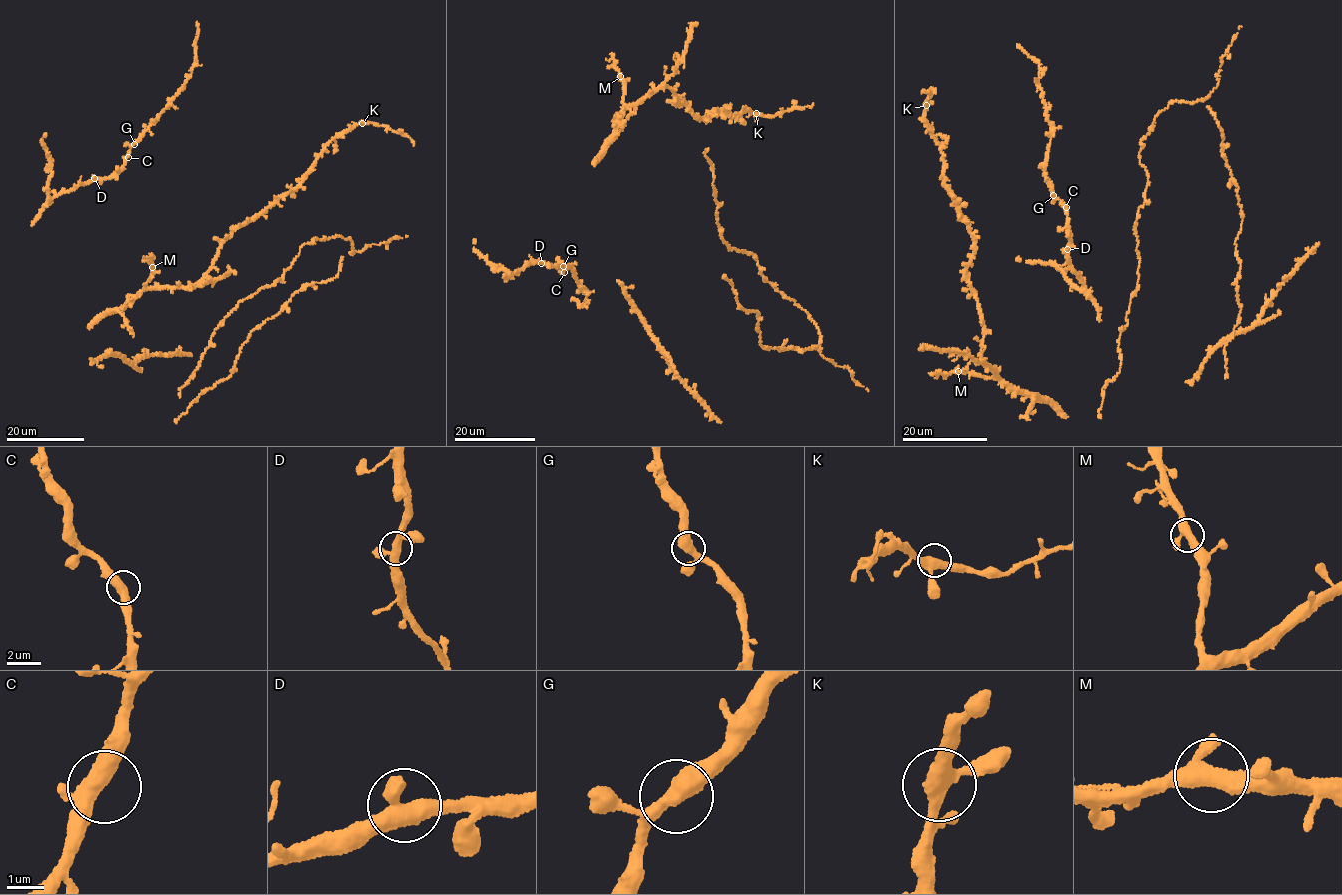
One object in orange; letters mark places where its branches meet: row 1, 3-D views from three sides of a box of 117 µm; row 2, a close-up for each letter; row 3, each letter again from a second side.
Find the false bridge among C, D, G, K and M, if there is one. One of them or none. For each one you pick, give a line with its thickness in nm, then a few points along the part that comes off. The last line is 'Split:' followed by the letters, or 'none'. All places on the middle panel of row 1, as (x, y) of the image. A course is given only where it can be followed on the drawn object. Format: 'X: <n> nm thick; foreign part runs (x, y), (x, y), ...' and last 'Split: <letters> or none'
Split: none

